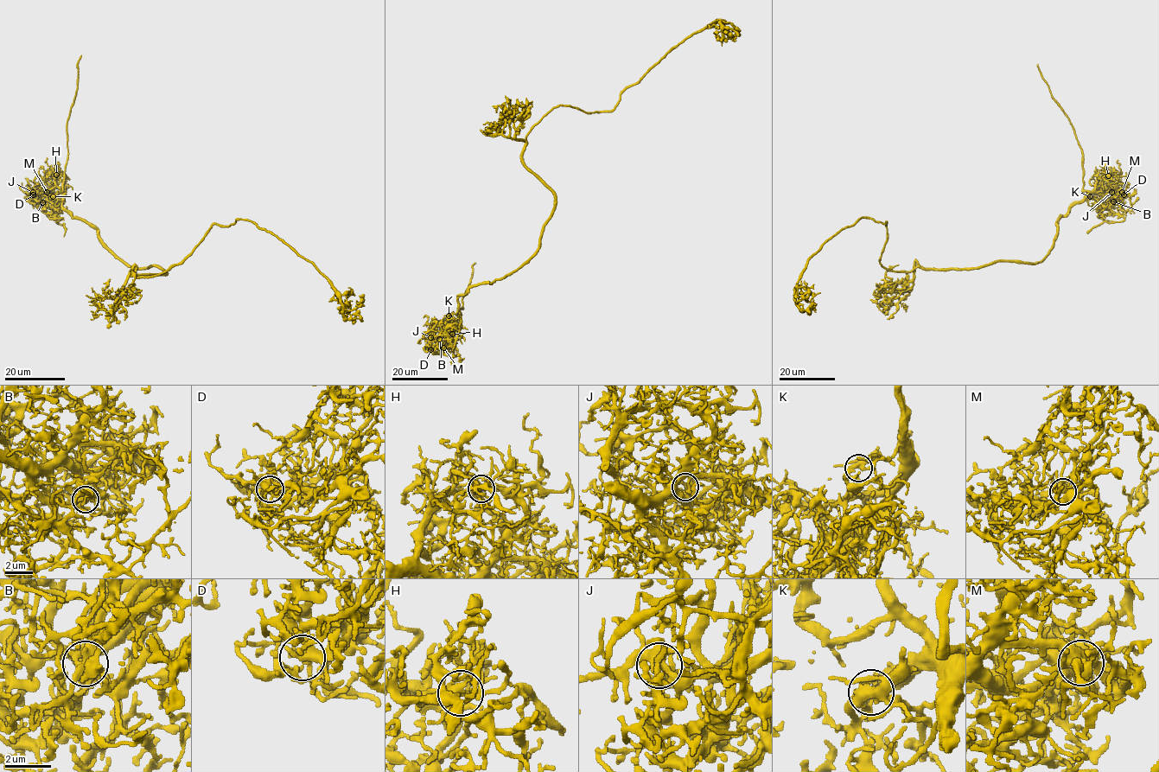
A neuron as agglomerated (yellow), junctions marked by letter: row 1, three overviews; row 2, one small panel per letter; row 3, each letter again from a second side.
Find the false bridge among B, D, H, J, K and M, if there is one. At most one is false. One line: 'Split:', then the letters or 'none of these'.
Split: K

